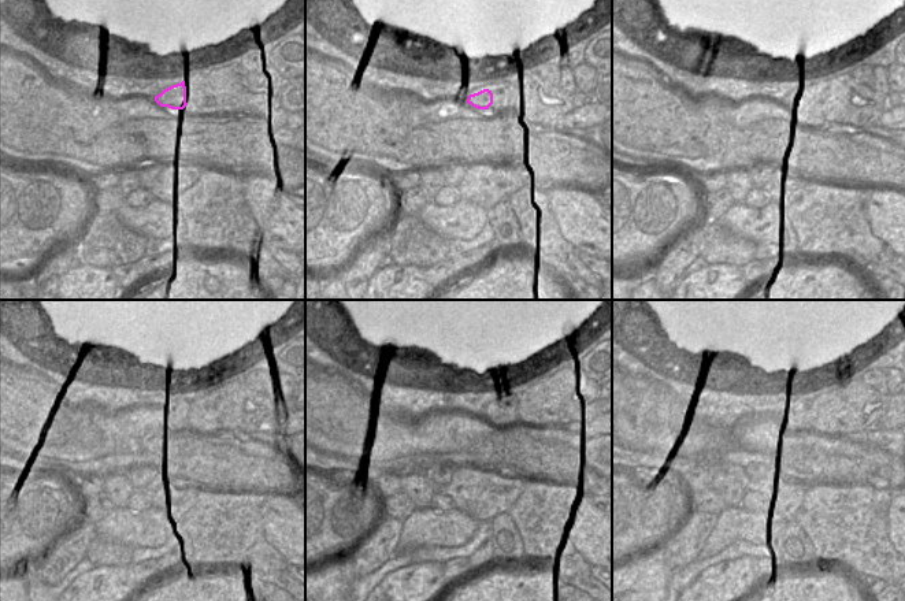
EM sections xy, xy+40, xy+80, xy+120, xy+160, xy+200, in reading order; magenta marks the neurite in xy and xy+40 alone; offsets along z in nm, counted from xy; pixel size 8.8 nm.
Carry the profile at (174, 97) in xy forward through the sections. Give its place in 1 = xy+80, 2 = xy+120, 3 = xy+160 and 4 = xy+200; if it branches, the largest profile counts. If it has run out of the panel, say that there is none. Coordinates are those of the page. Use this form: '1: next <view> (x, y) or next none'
1: next xy+80 (794, 101)
2: next xy+120 (184, 407)
3: next xy+160 (492, 414)
4: next xy+200 (797, 418)

